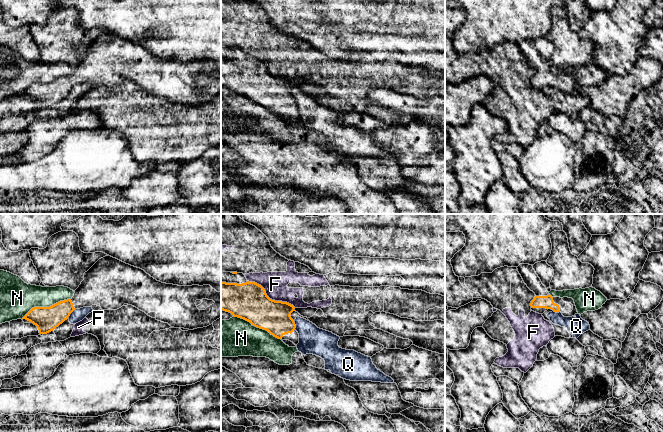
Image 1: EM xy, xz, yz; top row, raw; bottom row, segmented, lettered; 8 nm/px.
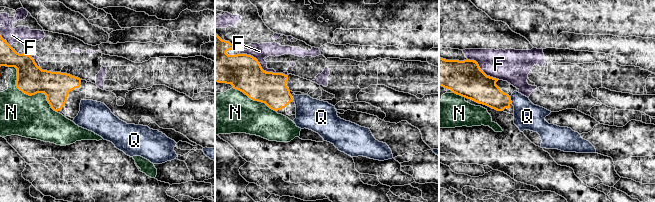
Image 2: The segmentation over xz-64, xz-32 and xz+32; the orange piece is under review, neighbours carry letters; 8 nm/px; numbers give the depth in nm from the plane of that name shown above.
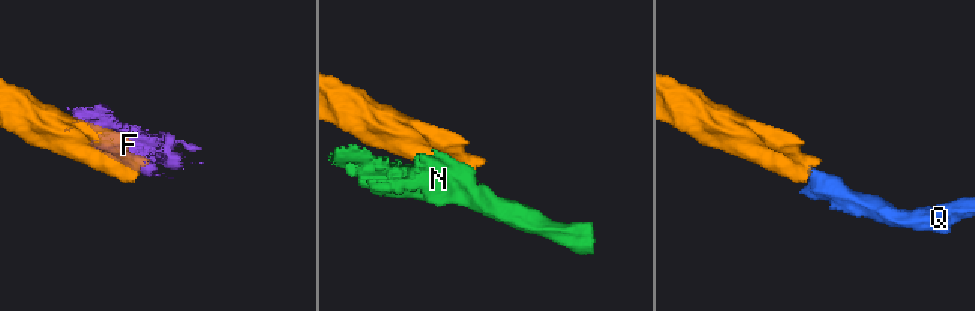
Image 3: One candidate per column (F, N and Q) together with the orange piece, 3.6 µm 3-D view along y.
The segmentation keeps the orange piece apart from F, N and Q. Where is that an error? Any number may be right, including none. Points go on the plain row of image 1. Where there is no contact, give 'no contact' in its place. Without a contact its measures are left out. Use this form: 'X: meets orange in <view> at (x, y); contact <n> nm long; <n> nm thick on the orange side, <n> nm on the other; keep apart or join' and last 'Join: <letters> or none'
F: meets orange in xz at (269, 74); contact 440 nm long; 300 nm thick on the orange side, 190 nm on the other; keep apart
N: meets orange in xy at (45, 83); contact 440 nm long; 200 nm thick on the orange side, 280 nm on the other; keep apart
Q: meets orange in xy at (71, 88); contact 90 nm long; 200 nm thick on the orange side, 100 nm on the other; keep apart
Join: none

